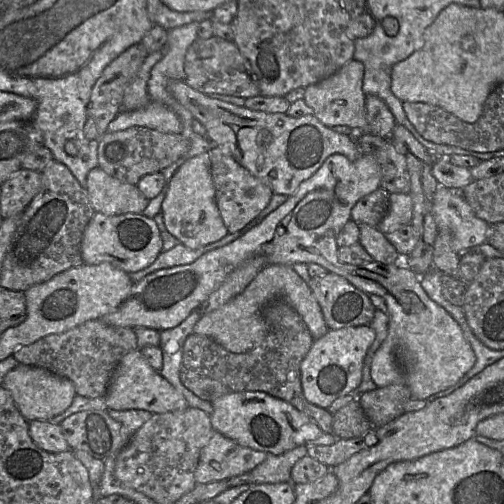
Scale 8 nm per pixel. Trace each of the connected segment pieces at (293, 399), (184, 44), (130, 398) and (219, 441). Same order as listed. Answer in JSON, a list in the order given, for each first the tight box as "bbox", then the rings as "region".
[{"bbox":[181,300,333,434],"region":[[[275,300],[264,306],[262,316],[267,326],[266,336],[257,348],[248,352],[230,352],[207,336],[189,335],[183,344],[181,382],[196,396],[211,402],[234,392],[265,392],[288,402],[312,418],[323,432],[333,434],[333,414],[308,402],[303,394],[300,366],[314,339],[301,316],[283,300]]]},{"bbox":[148,22,199,102],"region":[[[190,22],[188,24],[175,27],[168,30],[168,40],[165,44],[164,56],[153,66],[150,71],[150,77],[148,81],[148,91],[152,101],[164,102],[170,92],[167,89],[167,85],[170,80],[184,80],[184,61],[188,47],[198,38],[197,31],[199,22]]]},{"bbox":[104,349,189,414],"region":[[[140,349],[127,353],[120,360],[104,397],[108,409],[113,410],[140,409],[160,414],[189,407],[183,394],[149,365]]]},{"bbox":[194,431,267,484],"region":[[[215,431],[201,450],[194,472],[195,481],[205,484],[249,474],[267,455],[266,452],[243,446]]]}]

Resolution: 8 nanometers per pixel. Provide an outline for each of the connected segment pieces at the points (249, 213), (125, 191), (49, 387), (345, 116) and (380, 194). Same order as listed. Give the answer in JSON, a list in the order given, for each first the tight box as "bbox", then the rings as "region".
[{"bbox":[207,145,273,234],"region":[[[213,145],[207,152],[215,187],[215,200],[229,234],[242,233],[256,225],[261,212],[269,204],[273,191],[236,162],[222,147]]]},{"bbox":[85,167,149,215],"region":[[[99,167],[89,171],[85,189],[95,212],[105,215],[143,213],[149,203],[136,185],[122,182]]]},{"bbox":[2,364,77,422],"region":[[[19,364],[6,374],[2,386],[10,392],[20,413],[29,422],[50,421],[66,411],[77,395],[74,384],[69,379],[44,368],[23,364]]]},{"bbox":[303,58,366,128],"region":[[[354,58],[330,77],[305,87],[303,100],[313,109],[313,115],[324,125],[363,128],[366,120],[366,95],[363,92],[364,65]]]},{"bbox":[351,188,389,228],"region":[[[378,188],[362,197],[352,208],[351,219],[376,228],[388,211],[389,195],[386,189]]]}]

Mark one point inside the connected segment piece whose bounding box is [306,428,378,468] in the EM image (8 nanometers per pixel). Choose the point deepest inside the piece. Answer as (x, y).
(331, 455)

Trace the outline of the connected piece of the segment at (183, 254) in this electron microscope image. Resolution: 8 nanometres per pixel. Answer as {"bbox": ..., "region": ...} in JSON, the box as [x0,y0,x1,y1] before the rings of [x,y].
{"bbox":[128,243,213,283],"region":[[[179,243],[167,251],[163,250],[155,259],[155,261],[148,267],[136,272],[128,273],[128,275],[131,278],[132,282],[135,283],[147,274],[152,273],[156,270],[190,264],[201,255],[203,255],[205,253],[205,247],[208,247],[211,244],[213,243],[196,249],[190,249]]]}

